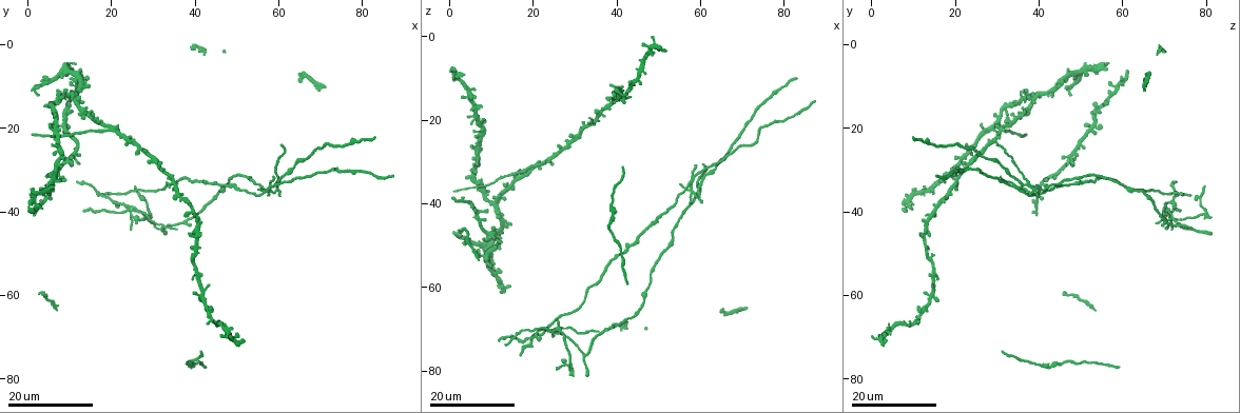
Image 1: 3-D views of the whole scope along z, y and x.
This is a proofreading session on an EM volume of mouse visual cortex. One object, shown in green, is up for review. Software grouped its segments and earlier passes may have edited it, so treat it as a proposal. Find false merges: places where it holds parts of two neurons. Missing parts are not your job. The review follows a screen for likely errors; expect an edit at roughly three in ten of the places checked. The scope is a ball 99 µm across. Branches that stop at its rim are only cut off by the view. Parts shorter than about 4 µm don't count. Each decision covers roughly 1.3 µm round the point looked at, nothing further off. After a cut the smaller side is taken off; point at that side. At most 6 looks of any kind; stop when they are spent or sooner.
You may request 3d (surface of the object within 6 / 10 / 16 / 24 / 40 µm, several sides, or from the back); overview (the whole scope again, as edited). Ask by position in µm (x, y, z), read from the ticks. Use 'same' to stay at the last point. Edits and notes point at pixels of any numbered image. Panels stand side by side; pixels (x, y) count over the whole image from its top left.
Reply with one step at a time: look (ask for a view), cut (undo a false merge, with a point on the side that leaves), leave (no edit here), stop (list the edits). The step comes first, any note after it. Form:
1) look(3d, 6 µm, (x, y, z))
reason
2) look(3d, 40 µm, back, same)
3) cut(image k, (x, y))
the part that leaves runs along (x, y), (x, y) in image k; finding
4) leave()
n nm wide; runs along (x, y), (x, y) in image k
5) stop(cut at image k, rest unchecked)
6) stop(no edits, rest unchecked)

look(3d, 16 µm, (19.0, 21.0, 31.0))

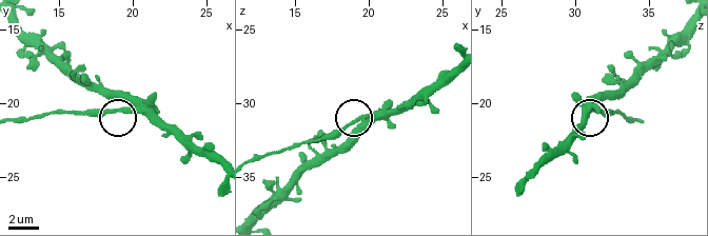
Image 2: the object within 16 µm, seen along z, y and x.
look(3d, 10 µm, (19.2, 20.6, 31.0))

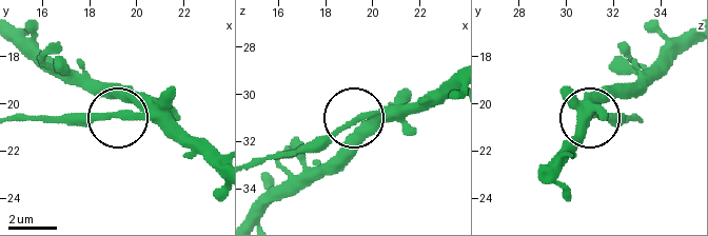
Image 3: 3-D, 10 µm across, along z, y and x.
cut(image 3, (113, 116))
side arm 21 µm; the part that leaves runs along (142, 115), (18, 117) in image 3; two neurons meet here

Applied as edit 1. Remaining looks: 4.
look(overview)

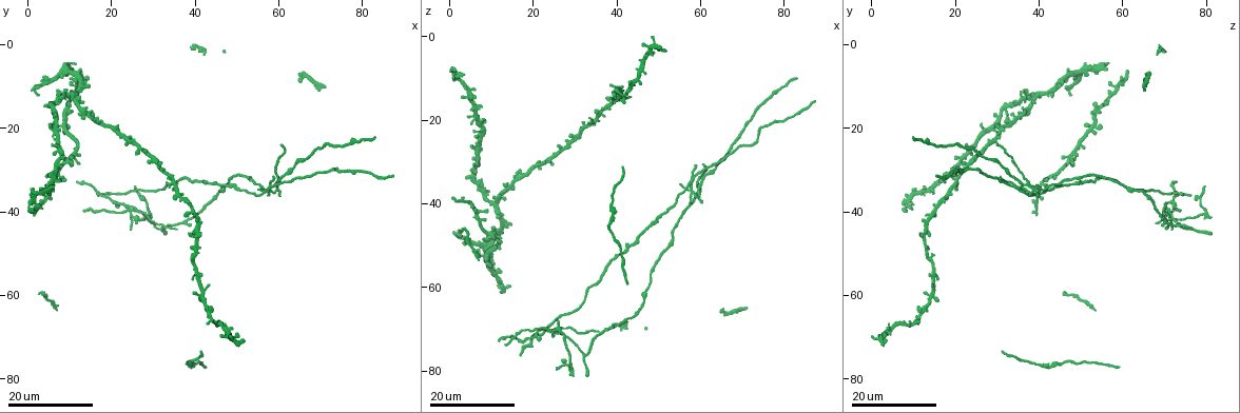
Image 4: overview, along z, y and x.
look(3d, 16 µm, (32.5, 44.0, 76.5))
arms part here

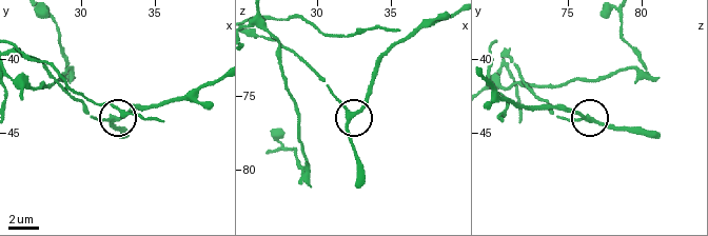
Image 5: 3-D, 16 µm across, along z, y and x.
look(3d, 10 µm, (32.6, 44.2, 76.4))

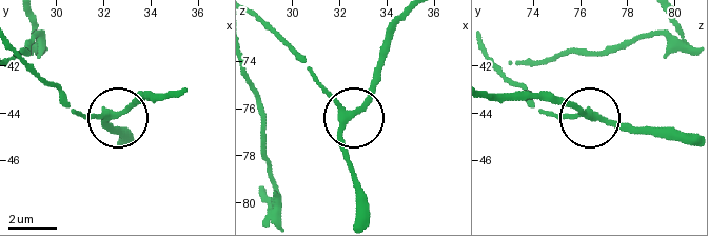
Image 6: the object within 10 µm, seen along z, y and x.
leave()
3 arms; runs along (490, 59), (545, 112), (640, 125) in image 6; all the same neuron

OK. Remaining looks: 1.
stop(cut at image 3, rest unchecked)

